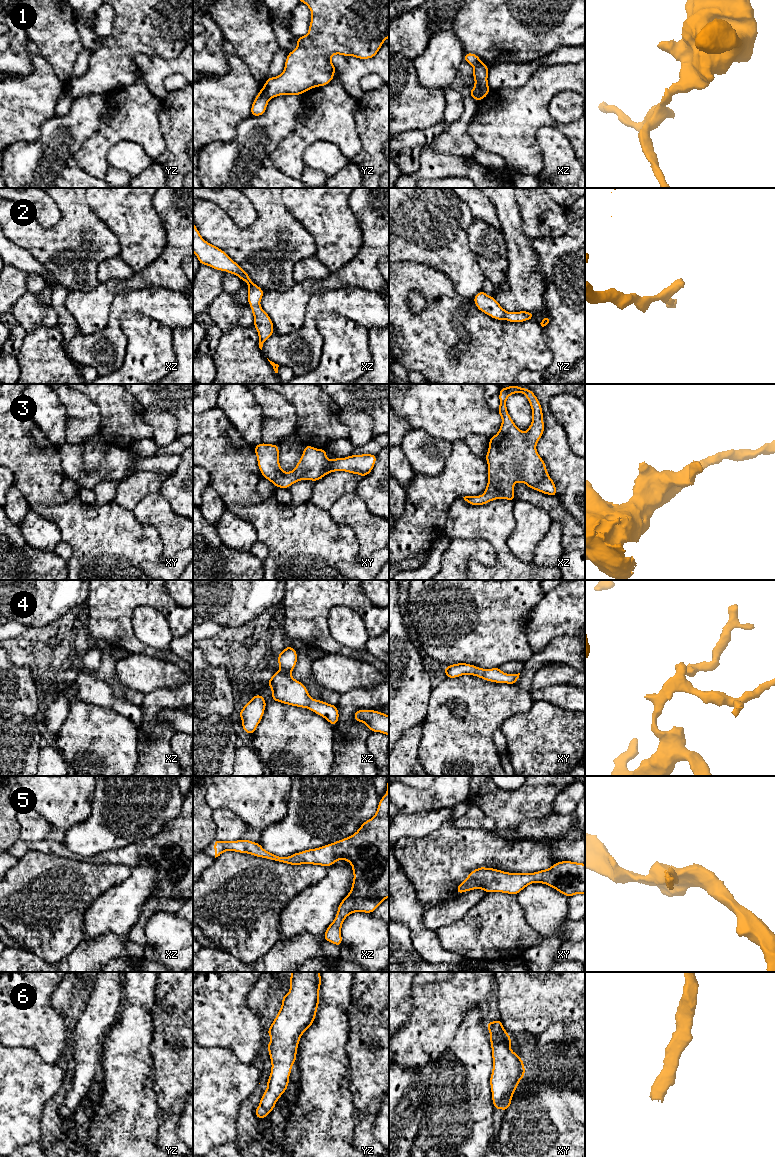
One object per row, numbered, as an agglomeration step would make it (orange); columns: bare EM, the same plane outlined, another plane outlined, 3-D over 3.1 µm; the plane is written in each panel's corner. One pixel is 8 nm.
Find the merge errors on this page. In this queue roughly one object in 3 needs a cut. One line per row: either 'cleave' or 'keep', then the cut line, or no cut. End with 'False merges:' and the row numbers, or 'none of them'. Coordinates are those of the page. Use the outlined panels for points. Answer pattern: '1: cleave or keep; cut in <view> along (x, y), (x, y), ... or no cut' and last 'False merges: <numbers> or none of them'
1: cleave; cut in yz along (262, 89), (269, 98)
2: keep; no cut
3: keep; no cut
4: keep; no cut
5: keep; no cut
6: keep; no cut
False merges: 1

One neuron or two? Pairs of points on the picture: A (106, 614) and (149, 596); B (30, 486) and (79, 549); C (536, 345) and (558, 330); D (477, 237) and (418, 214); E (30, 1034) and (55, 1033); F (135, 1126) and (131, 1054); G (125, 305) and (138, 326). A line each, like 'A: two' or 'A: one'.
A: one
B: one
C: two
D: two
E: one
F: one
G: two

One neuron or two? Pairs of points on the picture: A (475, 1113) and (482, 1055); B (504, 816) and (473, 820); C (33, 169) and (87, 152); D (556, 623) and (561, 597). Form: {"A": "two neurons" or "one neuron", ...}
{"A": "one neuron", "B": "two neurons", "C": "two neurons", "D": "one neuron"}

